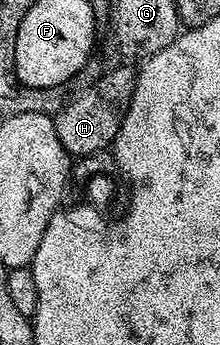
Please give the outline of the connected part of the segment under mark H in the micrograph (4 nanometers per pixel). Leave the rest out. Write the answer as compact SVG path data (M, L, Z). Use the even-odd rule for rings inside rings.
M119 63L116 69L108 71L104 77L99 77L80 97L66 102L59 112L54 114L57 127L57 139L61 139L61 147L71 154L72 158L90 157L92 153L102 153L114 142L119 134L119 124L129 111L131 96L135 90L136 70L130 69L130 64Z

